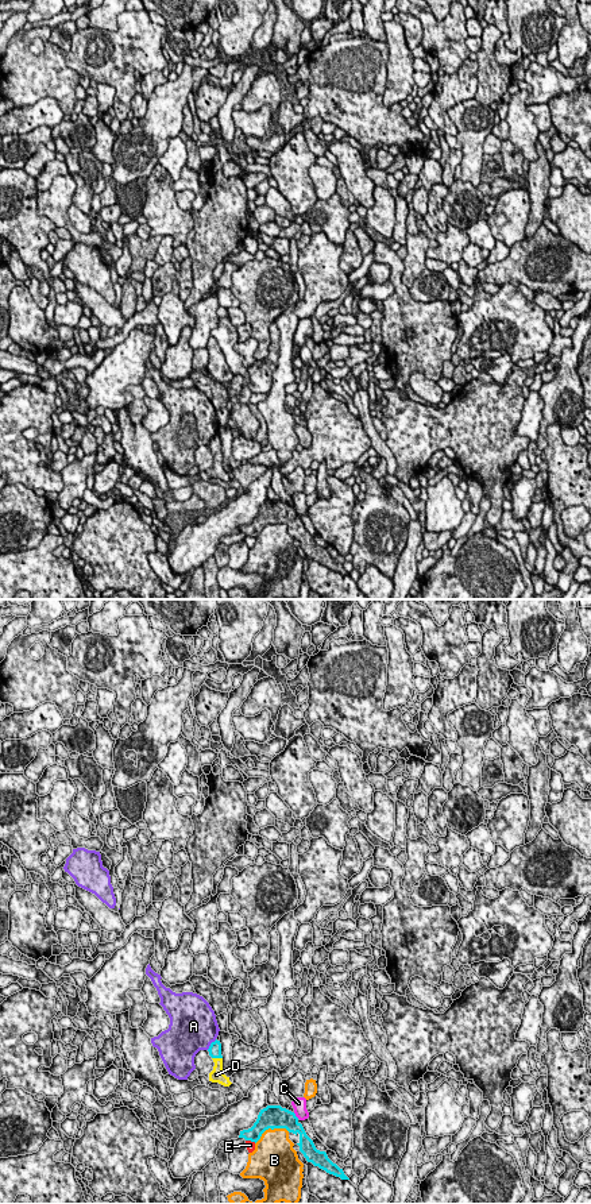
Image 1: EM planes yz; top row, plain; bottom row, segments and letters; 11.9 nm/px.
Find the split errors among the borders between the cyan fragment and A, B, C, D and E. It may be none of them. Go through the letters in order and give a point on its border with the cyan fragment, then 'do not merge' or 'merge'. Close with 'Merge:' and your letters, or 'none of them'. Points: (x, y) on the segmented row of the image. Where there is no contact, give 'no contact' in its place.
A: meets cyan in yz at (211, 1044); do not merge
B: meets cyan in yz at (270, 1127); do not merge
C: meets cyan in yz at (294, 1115); do not merge
D: meets cyan in yz at (217, 1057); merge
E: meets cyan in yz at (251, 1141); do not merge
Merge: D

